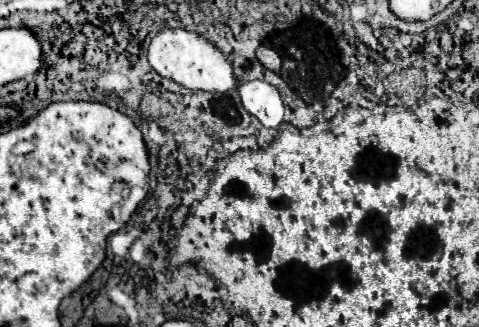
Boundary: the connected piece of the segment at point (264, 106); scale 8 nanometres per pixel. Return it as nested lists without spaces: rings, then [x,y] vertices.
[[[252,80],[252,82],[240,82],[236,86],[244,108],[252,116],[258,118],[266,128],[278,128],[284,118],[284,104],[280,92],[264,82],[264,80]]]

